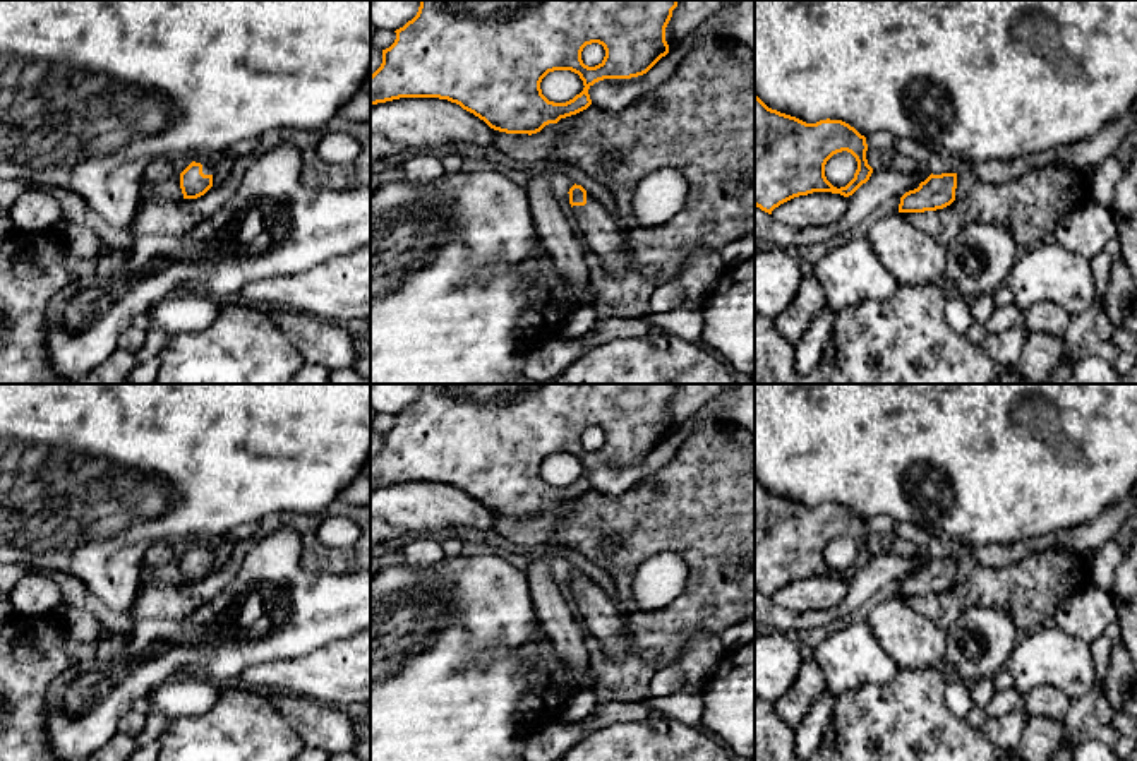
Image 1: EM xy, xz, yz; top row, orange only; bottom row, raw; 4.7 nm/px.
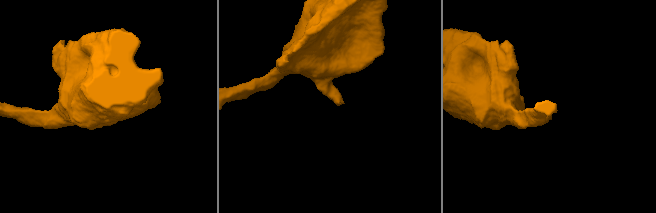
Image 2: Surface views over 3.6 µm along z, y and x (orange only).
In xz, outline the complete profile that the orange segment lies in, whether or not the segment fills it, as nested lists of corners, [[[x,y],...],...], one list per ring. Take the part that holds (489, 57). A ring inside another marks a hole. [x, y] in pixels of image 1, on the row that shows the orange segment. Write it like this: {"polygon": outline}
{"polygon": [[[420,0],[417,15],[403,27],[396,29],[394,43],[382,50],[382,63],[370,75],[370,105],[386,103],[400,98],[439,98],[460,105],[463,110],[484,120],[490,129],[506,134],[537,134],[549,123],[576,115],[592,105],[588,89],[604,79],[631,79],[647,74],[662,57],[669,53],[665,27],[679,0]],[[599,43],[605,50],[604,60],[588,67],[581,60],[587,45]],[[554,70],[571,70],[583,81],[583,91],[566,103],[549,101],[540,89],[542,79]]]}

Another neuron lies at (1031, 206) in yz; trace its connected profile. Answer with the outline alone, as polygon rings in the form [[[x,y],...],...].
[[[1050,165],[1008,183],[979,183],[943,209],[900,214],[943,245],[971,223],[1000,219],[1019,247],[1031,249],[1087,197],[1091,183],[1077,168]]]

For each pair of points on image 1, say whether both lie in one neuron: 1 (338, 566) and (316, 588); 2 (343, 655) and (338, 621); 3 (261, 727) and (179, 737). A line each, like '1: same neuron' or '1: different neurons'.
1: different neurons
2: different neurons
3: same neuron

